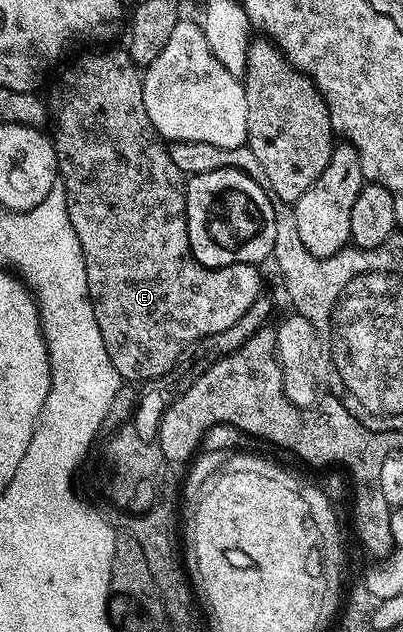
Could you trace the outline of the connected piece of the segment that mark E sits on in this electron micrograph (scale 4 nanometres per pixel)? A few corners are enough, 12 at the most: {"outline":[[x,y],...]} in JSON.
{"outline":[[126,48],[49,97],[120,378],[171,372],[264,292],[191,254],[185,175]]}

